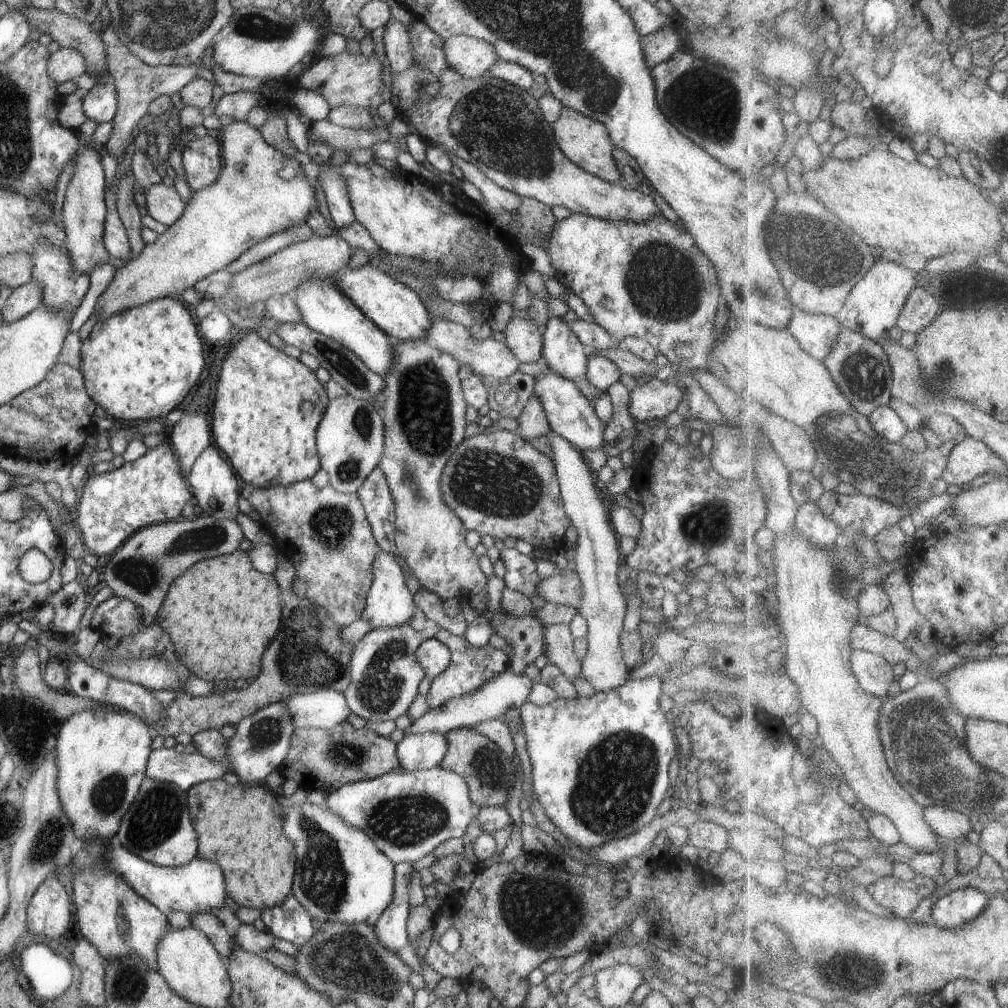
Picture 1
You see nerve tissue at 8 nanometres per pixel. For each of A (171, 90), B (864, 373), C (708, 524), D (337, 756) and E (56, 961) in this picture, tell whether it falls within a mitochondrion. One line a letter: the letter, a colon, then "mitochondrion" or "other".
A: other
B: mitochondrion
C: mitochondrion
D: mitochondrion
E: other

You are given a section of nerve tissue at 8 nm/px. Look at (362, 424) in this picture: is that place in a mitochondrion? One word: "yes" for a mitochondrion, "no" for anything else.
yes

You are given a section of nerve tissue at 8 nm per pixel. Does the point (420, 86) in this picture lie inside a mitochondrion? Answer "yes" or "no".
yes

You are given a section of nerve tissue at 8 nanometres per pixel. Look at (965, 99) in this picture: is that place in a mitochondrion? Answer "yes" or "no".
no

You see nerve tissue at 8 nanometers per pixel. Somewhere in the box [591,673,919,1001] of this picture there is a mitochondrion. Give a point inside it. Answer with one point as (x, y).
(856, 971)

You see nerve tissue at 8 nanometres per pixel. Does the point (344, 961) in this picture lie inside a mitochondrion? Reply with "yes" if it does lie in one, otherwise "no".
yes

